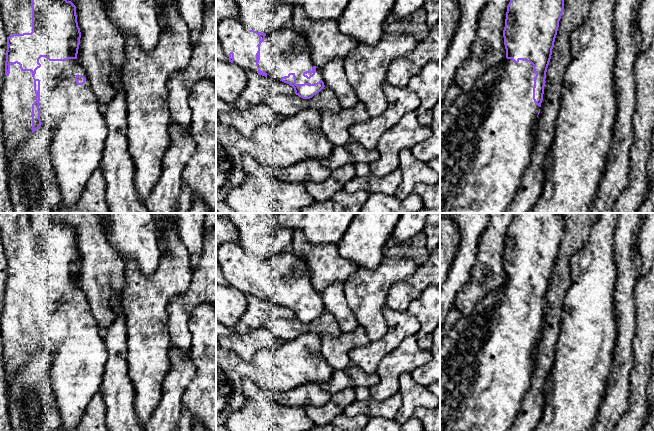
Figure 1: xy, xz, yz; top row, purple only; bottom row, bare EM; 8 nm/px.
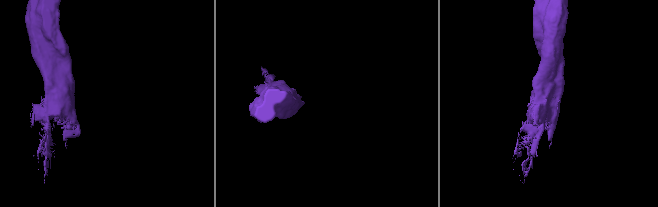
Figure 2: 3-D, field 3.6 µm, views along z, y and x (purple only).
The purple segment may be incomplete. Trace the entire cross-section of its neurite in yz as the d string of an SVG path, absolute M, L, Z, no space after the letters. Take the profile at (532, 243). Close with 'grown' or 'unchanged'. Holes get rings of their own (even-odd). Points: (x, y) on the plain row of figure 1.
M516 213L507 230L505 251L503 254L506 283L481 299L475 309L461 317L452 327L440 346L440 431L508 431L518 415L523 399L531 387L533 373L533 350L540 337L543 324L547 292L551 283L557 259L559 245L563 238L564 223L560 213Z; grown

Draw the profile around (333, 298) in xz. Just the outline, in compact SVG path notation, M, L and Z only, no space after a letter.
M336 281L321 293L325 311L333 315L342 333L353 332L359 326L356 316L349 308L346 298L344 282Z

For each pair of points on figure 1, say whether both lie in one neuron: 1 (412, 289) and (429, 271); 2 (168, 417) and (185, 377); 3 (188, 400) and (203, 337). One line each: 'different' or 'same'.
1: same
2: same
3: same

